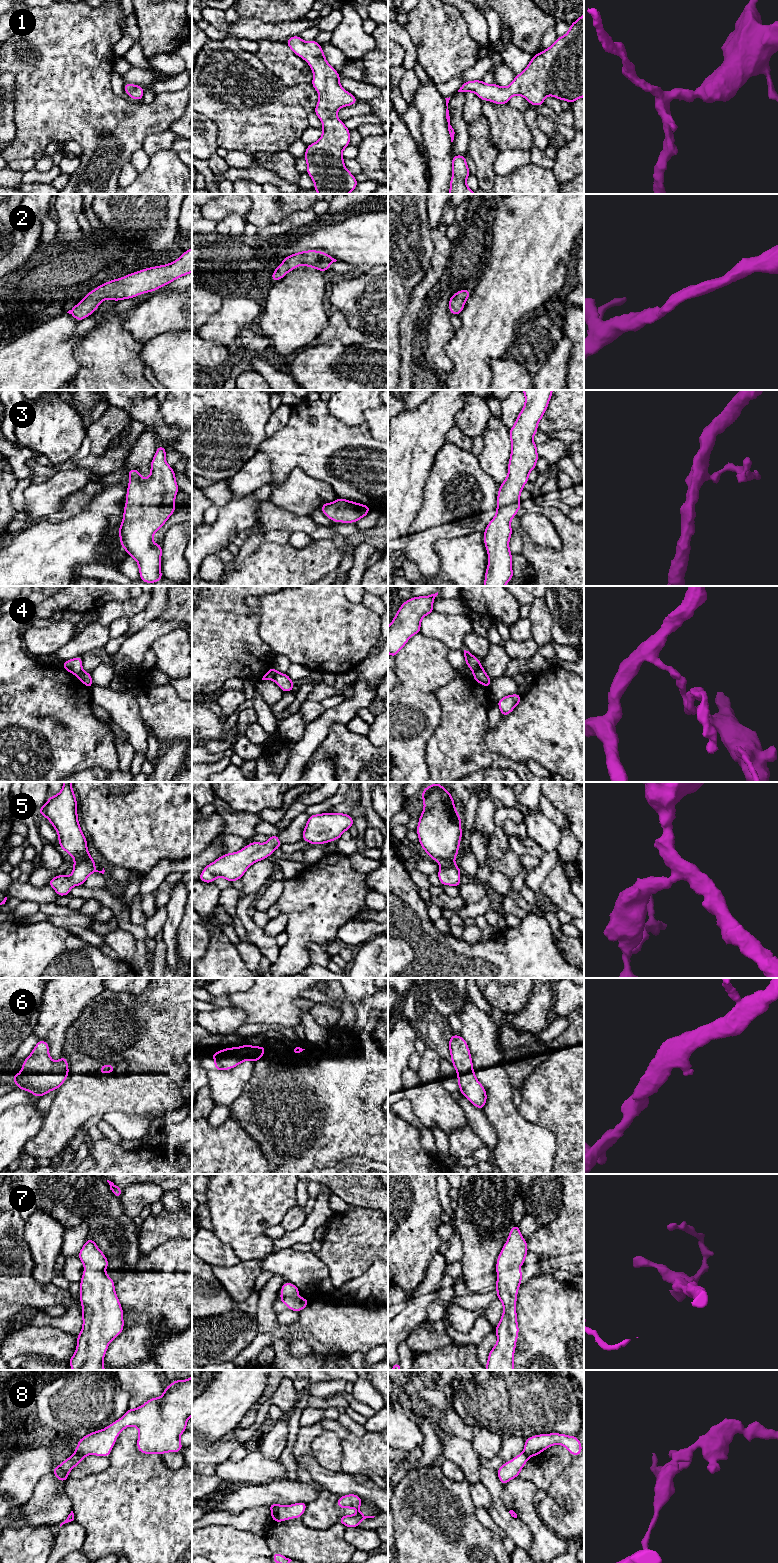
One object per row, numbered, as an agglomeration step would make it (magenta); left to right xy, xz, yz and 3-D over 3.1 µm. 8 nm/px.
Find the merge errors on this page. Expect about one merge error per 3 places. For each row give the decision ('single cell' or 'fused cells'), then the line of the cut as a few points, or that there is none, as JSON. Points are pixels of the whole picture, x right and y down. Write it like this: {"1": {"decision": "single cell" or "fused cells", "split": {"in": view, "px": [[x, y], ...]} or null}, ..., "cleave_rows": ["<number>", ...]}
{"1": {"decision": "single cell", "split": null}, "2": {"decision": "single cell", "split": null}, "3": {"decision": "single cell", "split": null}, "4": {"decision": "fused cells", "split": {"in": "yz", "px": [[481, 666], [473, 673]]}}, "5": {"decision": "single cell", "split": null}, "6": {"decision": "single cell", "split": null}, "7": {"decision": "single cell", "split": null}, "8": {"decision": "fused cells", "split": {"in": "xy", "px": [[75, 1451], [83, 1457]]}}, "cleave_rows": ["4", "8"]}

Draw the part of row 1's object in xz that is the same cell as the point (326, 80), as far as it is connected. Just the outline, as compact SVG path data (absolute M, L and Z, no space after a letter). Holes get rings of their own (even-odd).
M296 35L288 38L285 43L309 64L313 71L311 85L319 94L314 113L322 121L323 133L318 141L306 148L304 154L307 162L306 173L314 181L313 188L318 194L349 194L359 182L344 165L342 151L350 145L350 130L344 125L344 121L337 118L337 111L342 107L354 105L358 99L341 87L339 73L328 64L321 45L316 40L305 42Z

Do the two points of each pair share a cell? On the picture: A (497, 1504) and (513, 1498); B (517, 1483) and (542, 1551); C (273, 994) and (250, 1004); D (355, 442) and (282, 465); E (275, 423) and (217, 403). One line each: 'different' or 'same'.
A: different
B: same
C: same
D: same
E: different

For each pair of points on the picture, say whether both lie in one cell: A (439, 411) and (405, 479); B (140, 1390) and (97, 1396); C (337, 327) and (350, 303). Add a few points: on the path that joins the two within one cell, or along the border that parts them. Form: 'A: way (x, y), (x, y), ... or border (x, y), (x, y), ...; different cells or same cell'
A: way (424, 428), (415, 437), (405, 462); same cell
B: border (118, 1380), (121, 1387), (128, 1394), (129, 1407); different cells
C: border (337, 309), (352, 327), (360, 331); different cells

